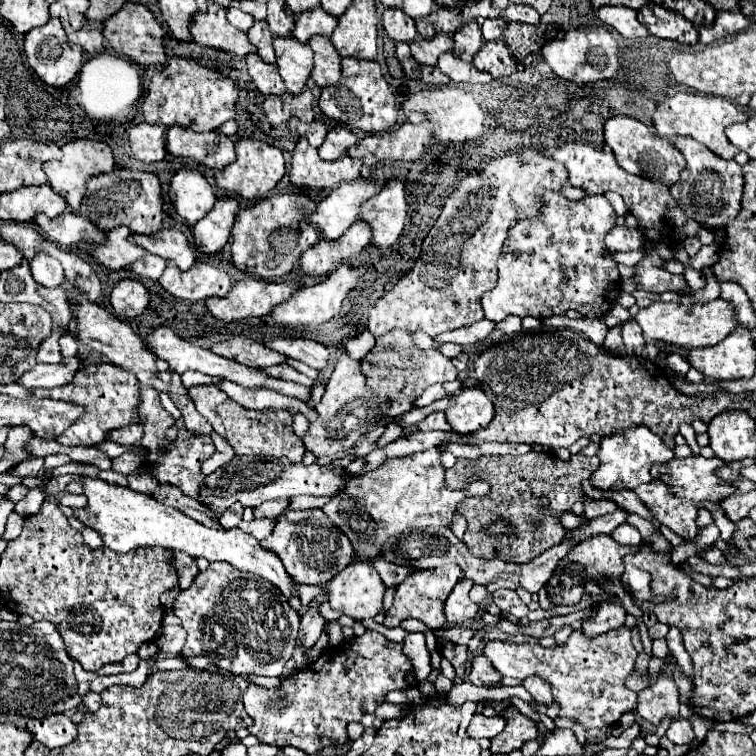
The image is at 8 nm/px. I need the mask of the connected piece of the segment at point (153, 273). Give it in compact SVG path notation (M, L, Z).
M147 253L143 259L131 263L129 269L131 269L135 275L139 275L139 277L147 277L147 279L157 281L159 275L161 275L163 269L165 269L165 259L159 257L159 255L149 255L149 253Z

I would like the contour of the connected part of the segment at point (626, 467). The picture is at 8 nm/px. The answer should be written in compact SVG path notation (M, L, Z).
M631 427L625 433L603 437L601 447L599 447L599 467L591 475L591 485L599 491L609 491L617 485L617 481L623 483L625 489L635 489L641 483L653 481L653 475L649 473L653 463L665 463L673 459L673 451L657 437L653 435L647 427Z

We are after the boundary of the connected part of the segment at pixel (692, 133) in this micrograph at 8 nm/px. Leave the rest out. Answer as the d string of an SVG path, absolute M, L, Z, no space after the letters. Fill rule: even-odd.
M675 93L673 97L665 99L657 107L657 119L653 127L659 137L693 137L705 147L709 147L715 155L723 159L733 159L739 153L739 149L731 145L731 141L725 137L725 127L729 127L731 123L747 121L747 119L749 115L727 99L707 97L707 95L697 95L697 93Z

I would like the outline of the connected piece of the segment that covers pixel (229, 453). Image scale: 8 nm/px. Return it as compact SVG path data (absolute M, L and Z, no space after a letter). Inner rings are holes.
M213 433L211 437L213 437L213 443L215 443L215 453L213 453L207 461L201 463L201 473L203 473L203 475L213 473L219 465L223 465L223 463L227 463L229 459L235 457L233 449L229 447L229 443L227 443L223 437L219 437L217 433Z

